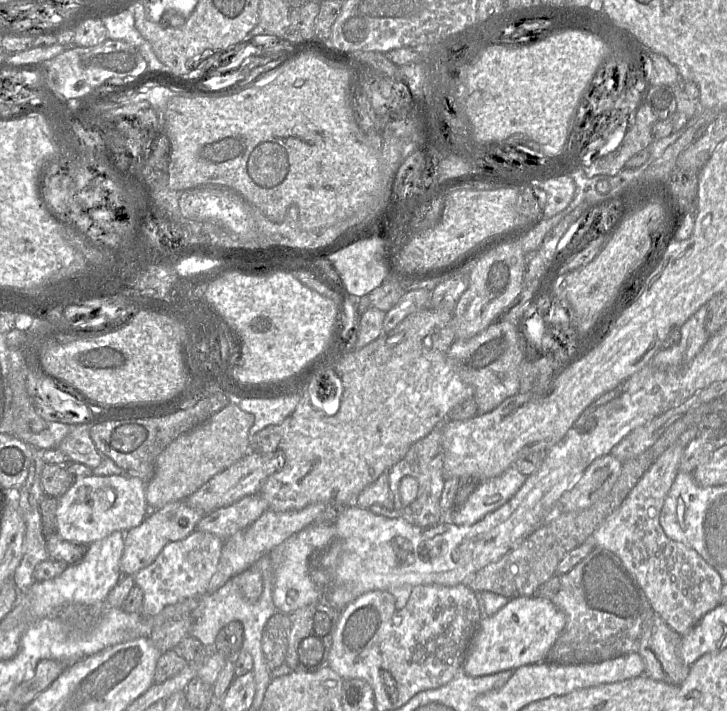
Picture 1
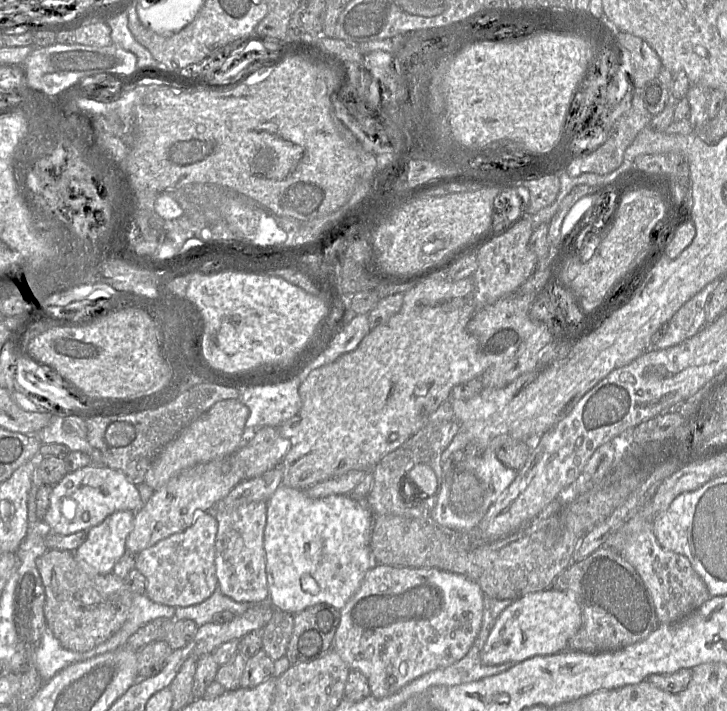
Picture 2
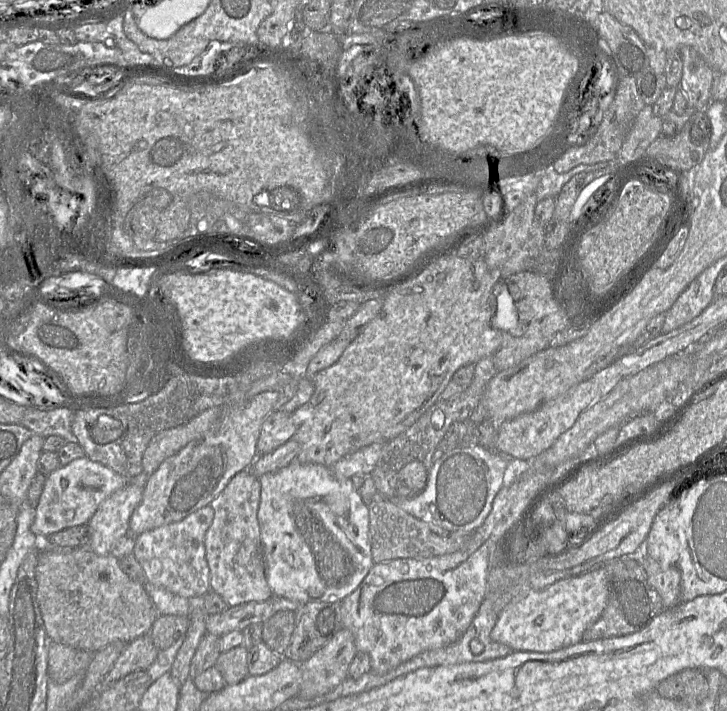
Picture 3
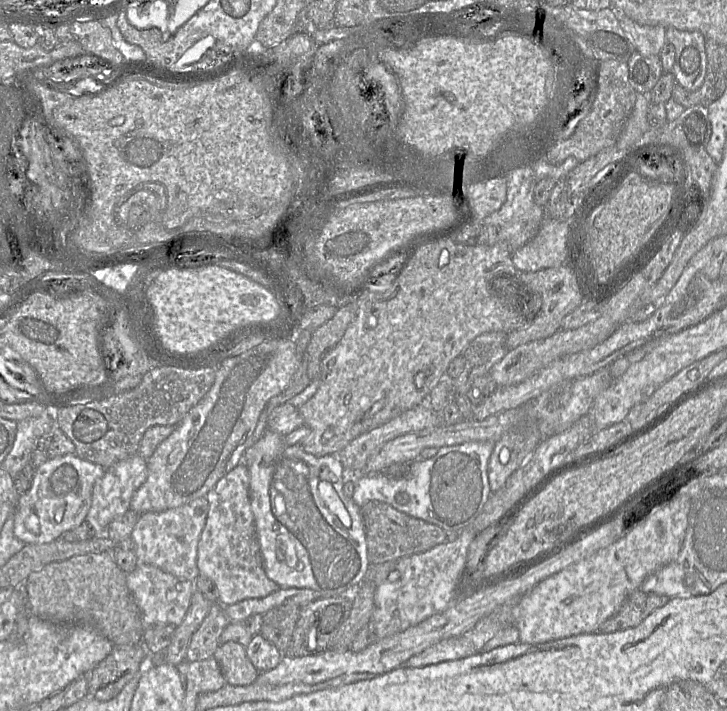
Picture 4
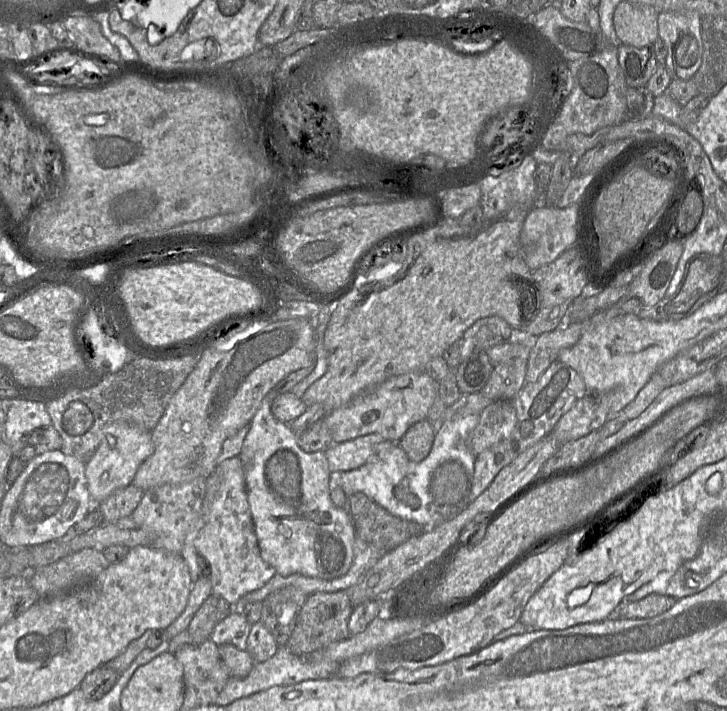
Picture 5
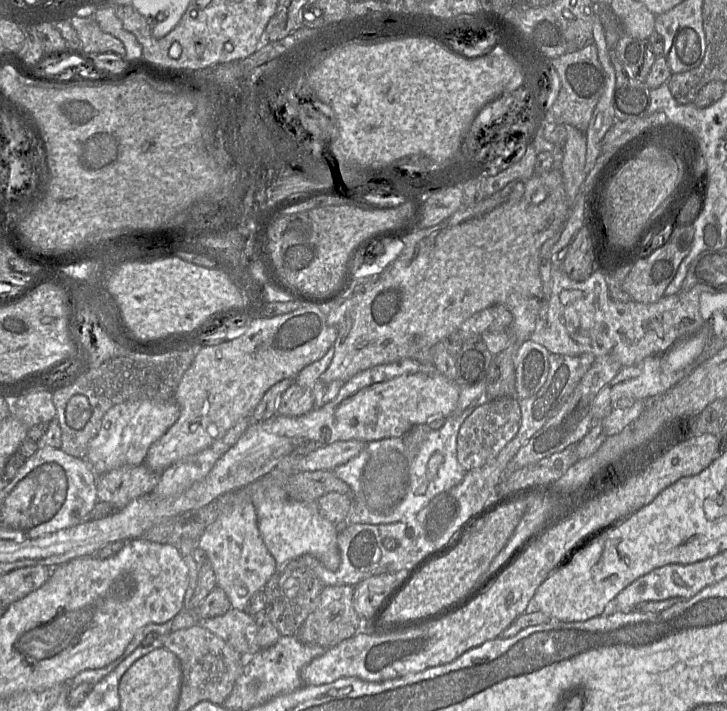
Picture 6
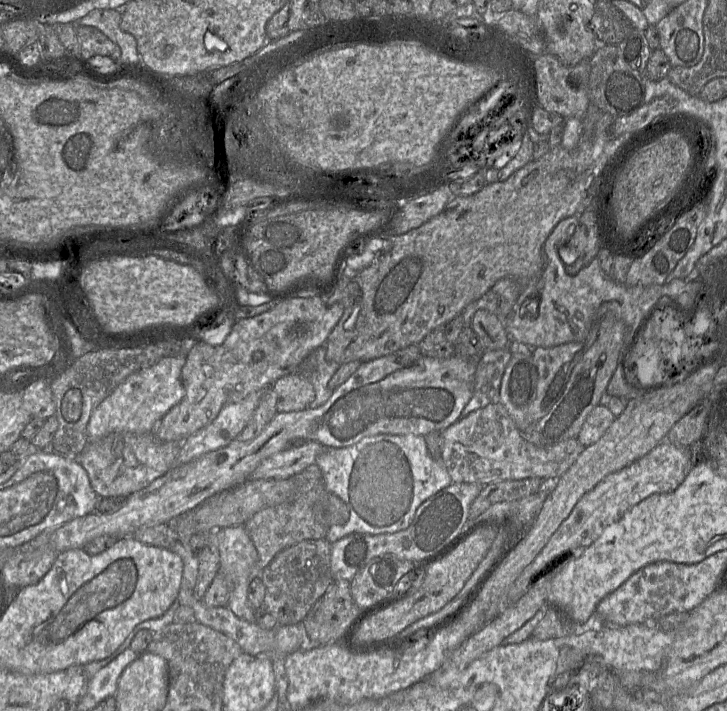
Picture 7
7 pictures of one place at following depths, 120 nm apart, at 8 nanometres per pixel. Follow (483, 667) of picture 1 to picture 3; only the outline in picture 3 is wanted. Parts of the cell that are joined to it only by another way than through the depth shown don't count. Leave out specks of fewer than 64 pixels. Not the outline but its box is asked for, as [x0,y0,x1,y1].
[491,568,609,652]

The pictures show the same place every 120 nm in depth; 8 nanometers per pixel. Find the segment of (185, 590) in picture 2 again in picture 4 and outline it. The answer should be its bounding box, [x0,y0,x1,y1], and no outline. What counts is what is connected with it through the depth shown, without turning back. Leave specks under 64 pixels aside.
[130,496,209,583]

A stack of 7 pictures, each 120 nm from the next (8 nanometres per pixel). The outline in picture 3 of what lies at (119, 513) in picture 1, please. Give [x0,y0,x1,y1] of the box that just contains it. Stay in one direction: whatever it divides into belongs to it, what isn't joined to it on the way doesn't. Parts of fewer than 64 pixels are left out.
[31,457,128,537]

